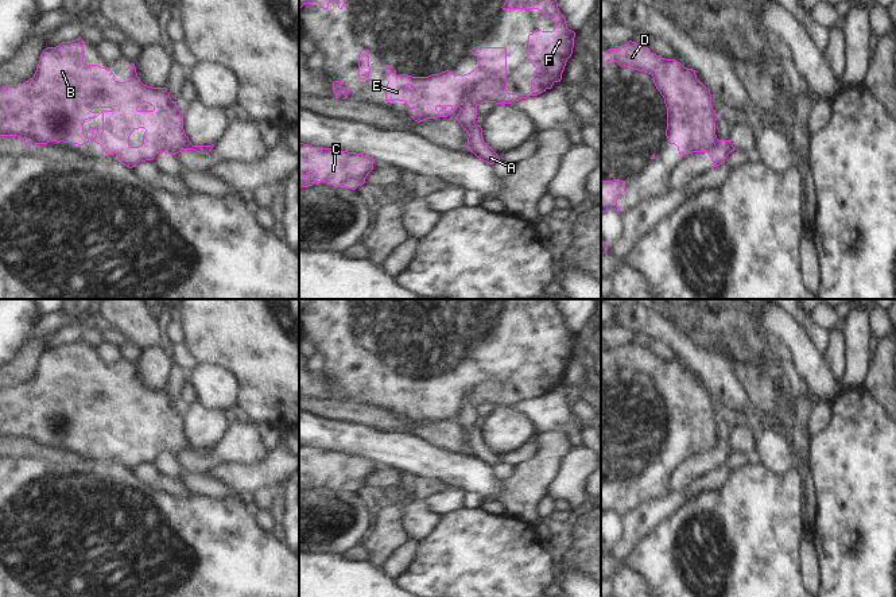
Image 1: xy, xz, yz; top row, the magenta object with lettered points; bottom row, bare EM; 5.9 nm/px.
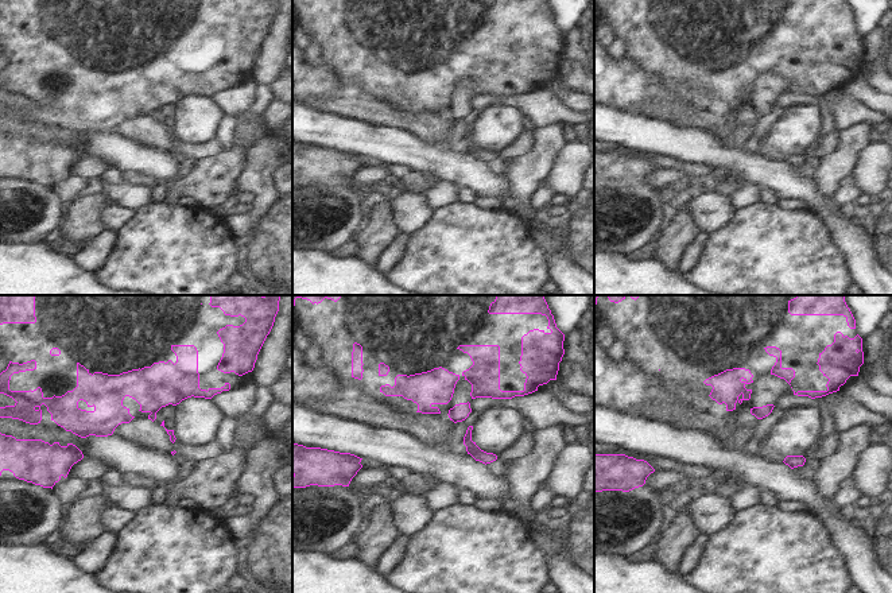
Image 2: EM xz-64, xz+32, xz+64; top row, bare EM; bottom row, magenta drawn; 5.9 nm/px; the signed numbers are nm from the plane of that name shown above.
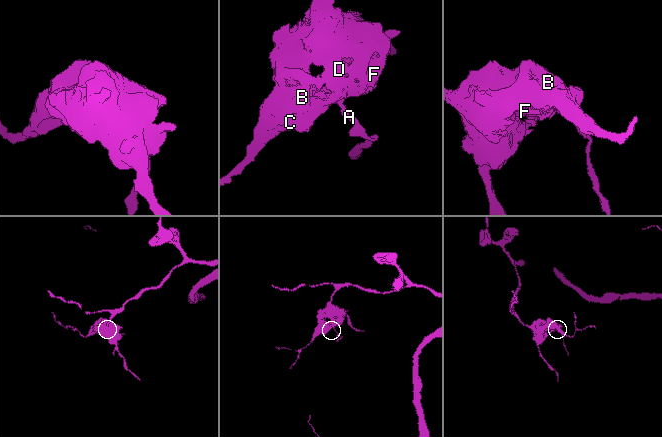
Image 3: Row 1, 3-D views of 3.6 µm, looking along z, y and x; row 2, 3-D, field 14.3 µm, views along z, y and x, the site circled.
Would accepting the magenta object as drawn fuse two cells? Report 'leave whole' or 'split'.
split

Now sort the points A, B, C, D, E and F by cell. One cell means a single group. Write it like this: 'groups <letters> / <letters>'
groups A / B C D E F

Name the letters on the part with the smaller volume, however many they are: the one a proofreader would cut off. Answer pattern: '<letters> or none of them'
A

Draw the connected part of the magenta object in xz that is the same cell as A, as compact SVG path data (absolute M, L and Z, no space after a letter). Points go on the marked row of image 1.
M466 102L455 116L463 131L469 133L468 150L481 160L493 164L500 160L499 155L484 142L482 128L474 121L477 119L477 106Z

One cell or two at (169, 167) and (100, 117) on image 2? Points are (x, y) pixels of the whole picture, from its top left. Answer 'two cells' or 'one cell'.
two cells

